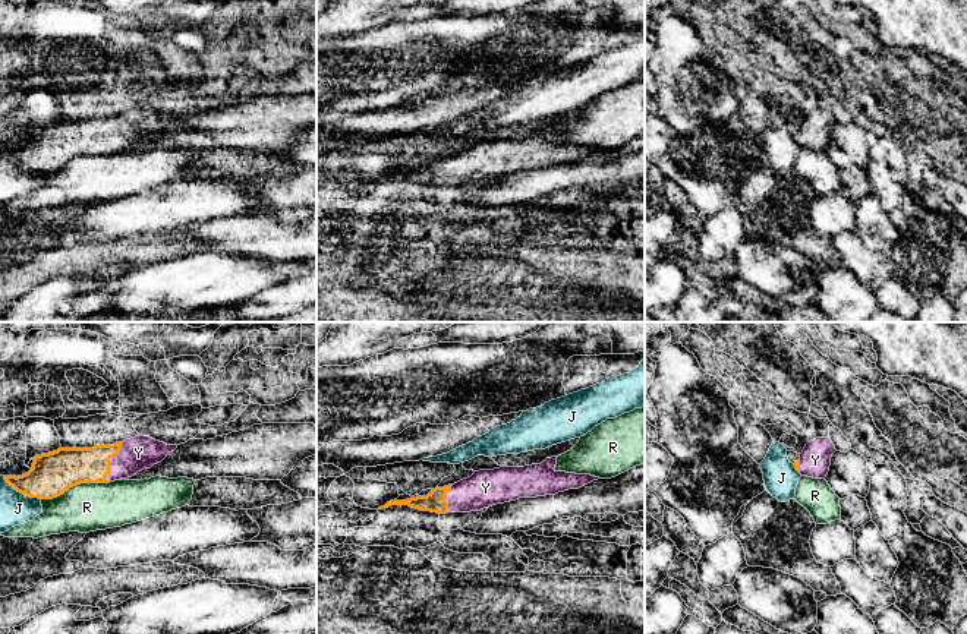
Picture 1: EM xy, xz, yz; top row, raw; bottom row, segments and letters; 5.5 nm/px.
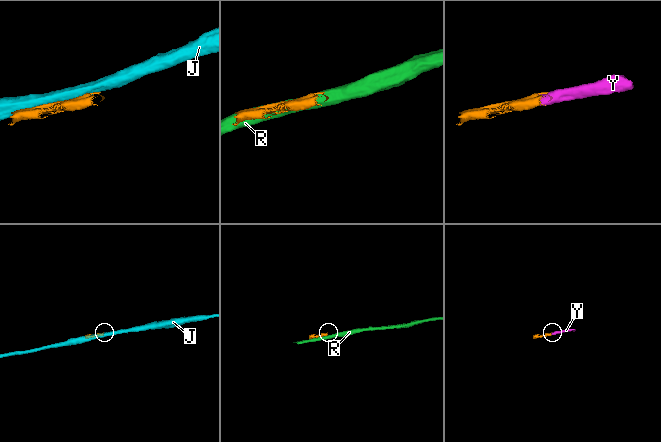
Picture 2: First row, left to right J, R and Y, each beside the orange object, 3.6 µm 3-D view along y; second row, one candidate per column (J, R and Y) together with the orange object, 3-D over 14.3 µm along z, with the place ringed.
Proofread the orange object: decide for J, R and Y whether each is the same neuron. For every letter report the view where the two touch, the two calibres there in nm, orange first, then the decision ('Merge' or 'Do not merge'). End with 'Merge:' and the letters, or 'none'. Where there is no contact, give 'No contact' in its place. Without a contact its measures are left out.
J: Touches orange in xy. Thickness 240 nm (orange) against 180 nm. Do not merge
R: Touches orange in xy. Thickness 240 nm (orange) against 260 nm. Do not merge
Y: Touches orange in xy. Thickness 220 nm (orange) against 180 nm. Merge
Merge: Y

